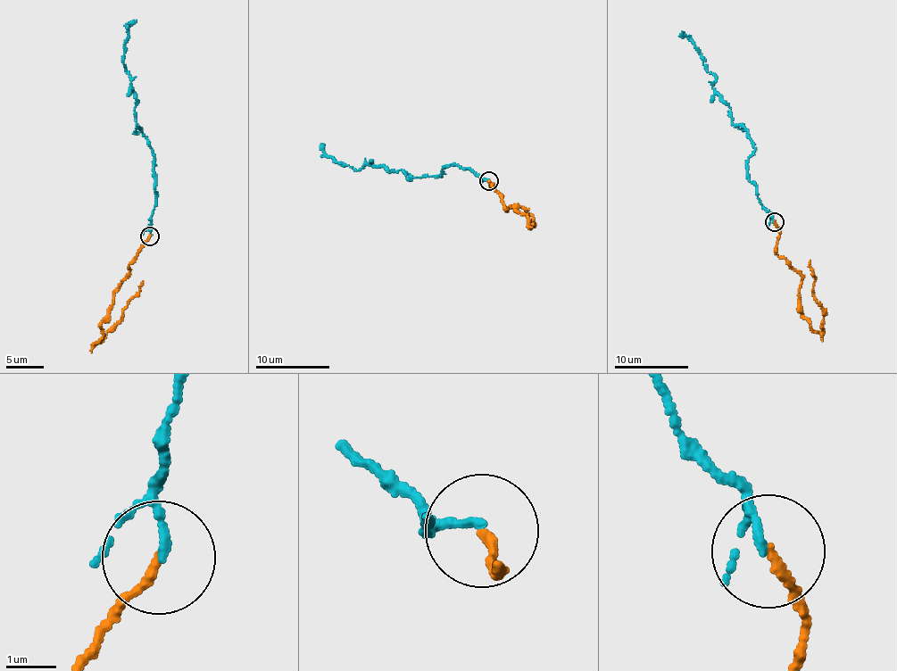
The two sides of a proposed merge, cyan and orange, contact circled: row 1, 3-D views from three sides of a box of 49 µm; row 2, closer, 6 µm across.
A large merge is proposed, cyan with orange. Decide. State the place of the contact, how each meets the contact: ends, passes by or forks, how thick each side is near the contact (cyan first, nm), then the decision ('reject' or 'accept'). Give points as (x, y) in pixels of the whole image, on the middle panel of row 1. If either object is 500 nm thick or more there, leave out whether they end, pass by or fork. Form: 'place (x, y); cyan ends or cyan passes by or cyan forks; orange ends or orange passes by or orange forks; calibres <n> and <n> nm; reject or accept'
place (488, 180); cyan passes by; orange ends; calibres 110 and 160 nm; accept

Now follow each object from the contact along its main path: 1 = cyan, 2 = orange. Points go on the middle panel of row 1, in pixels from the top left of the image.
1: (488, 179), (451, 164), (442, 169), (441, 177), (389, 173), (365, 162), (355, 170), (336, 162), (323, 144)
2: (488, 181), (507, 210), (518, 206), (517, 210), (525, 214), (528, 227), (533, 217), (525, 215), (522, 208)

